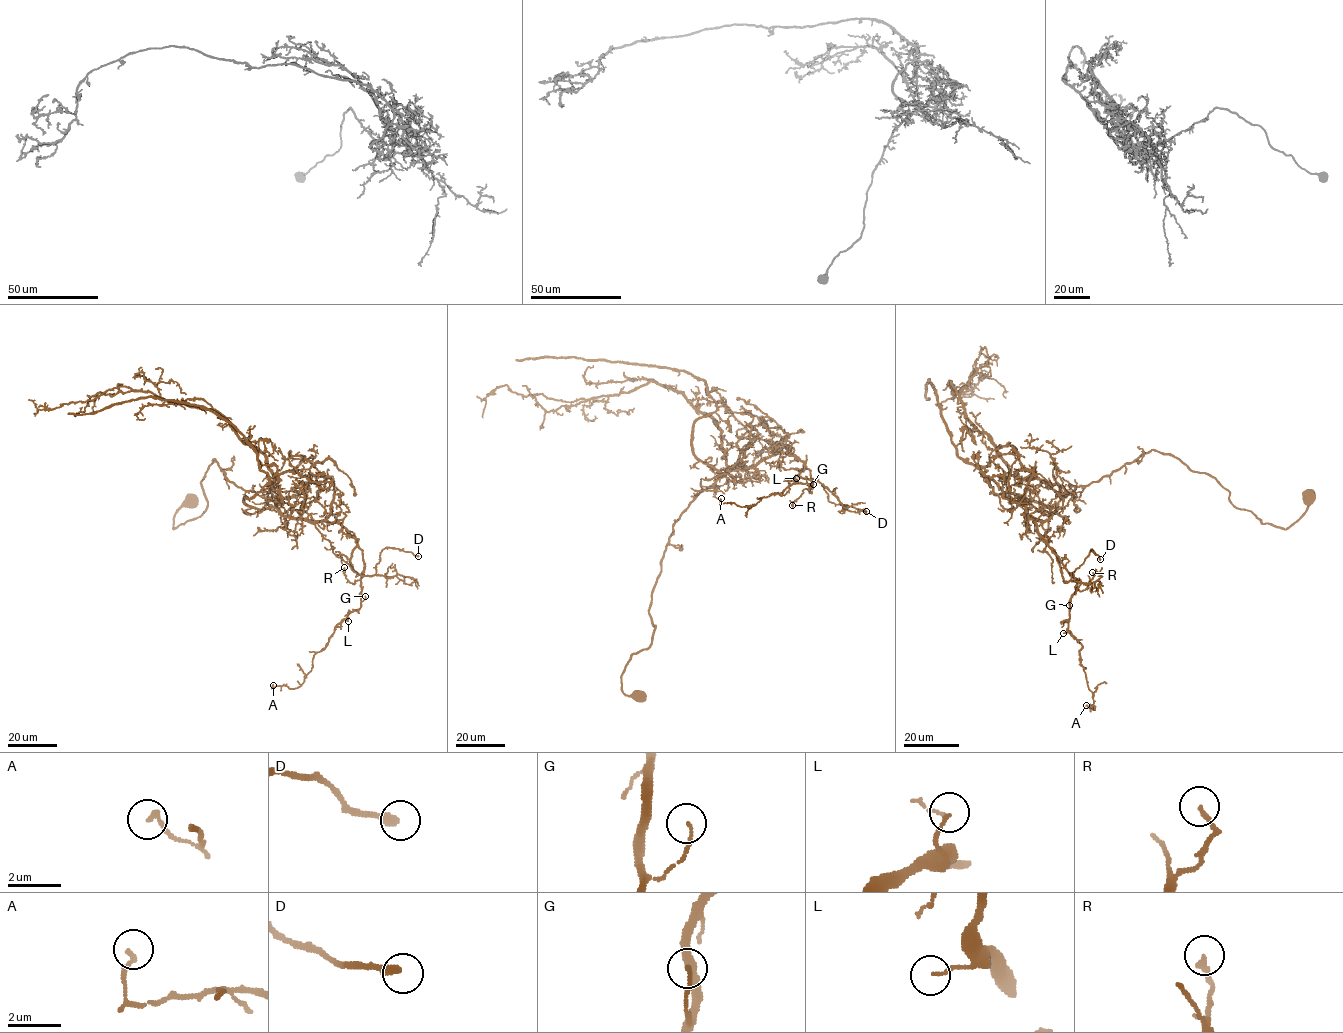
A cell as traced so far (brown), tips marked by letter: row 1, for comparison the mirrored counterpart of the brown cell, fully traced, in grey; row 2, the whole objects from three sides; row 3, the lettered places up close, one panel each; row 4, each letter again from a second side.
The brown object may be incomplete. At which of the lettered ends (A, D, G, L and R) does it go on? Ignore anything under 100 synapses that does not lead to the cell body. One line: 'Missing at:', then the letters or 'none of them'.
Missing at: none of them

